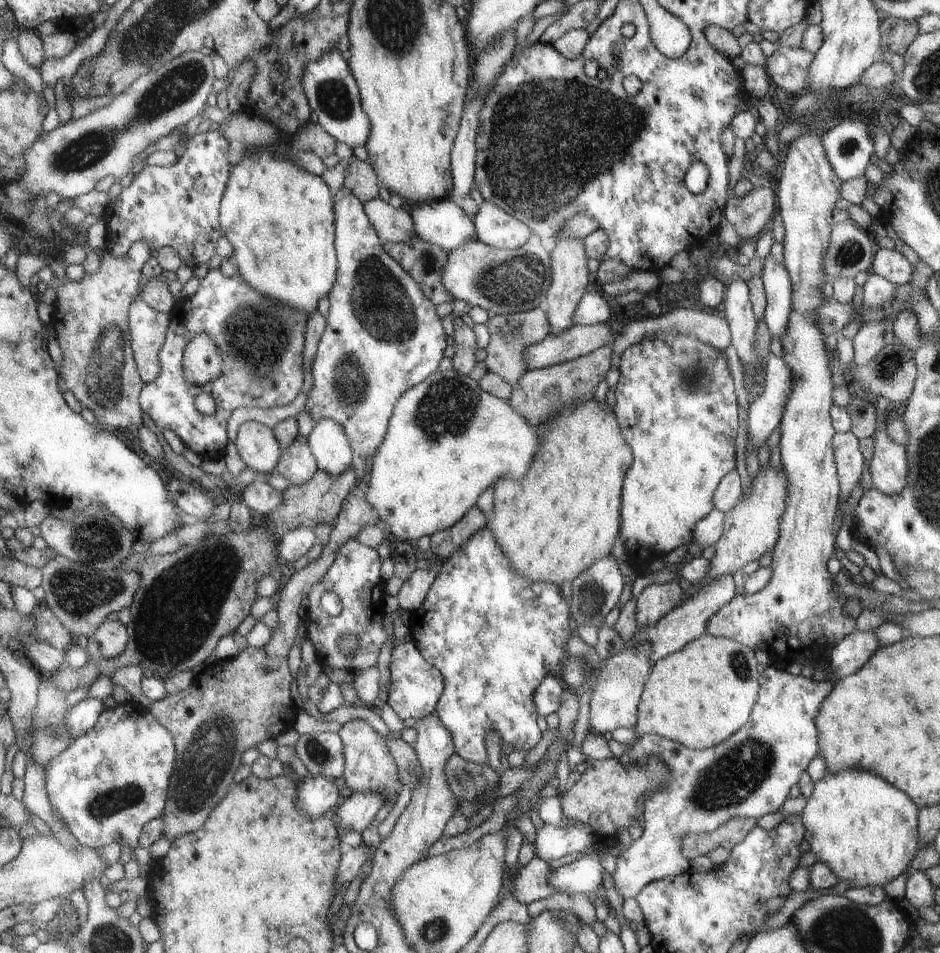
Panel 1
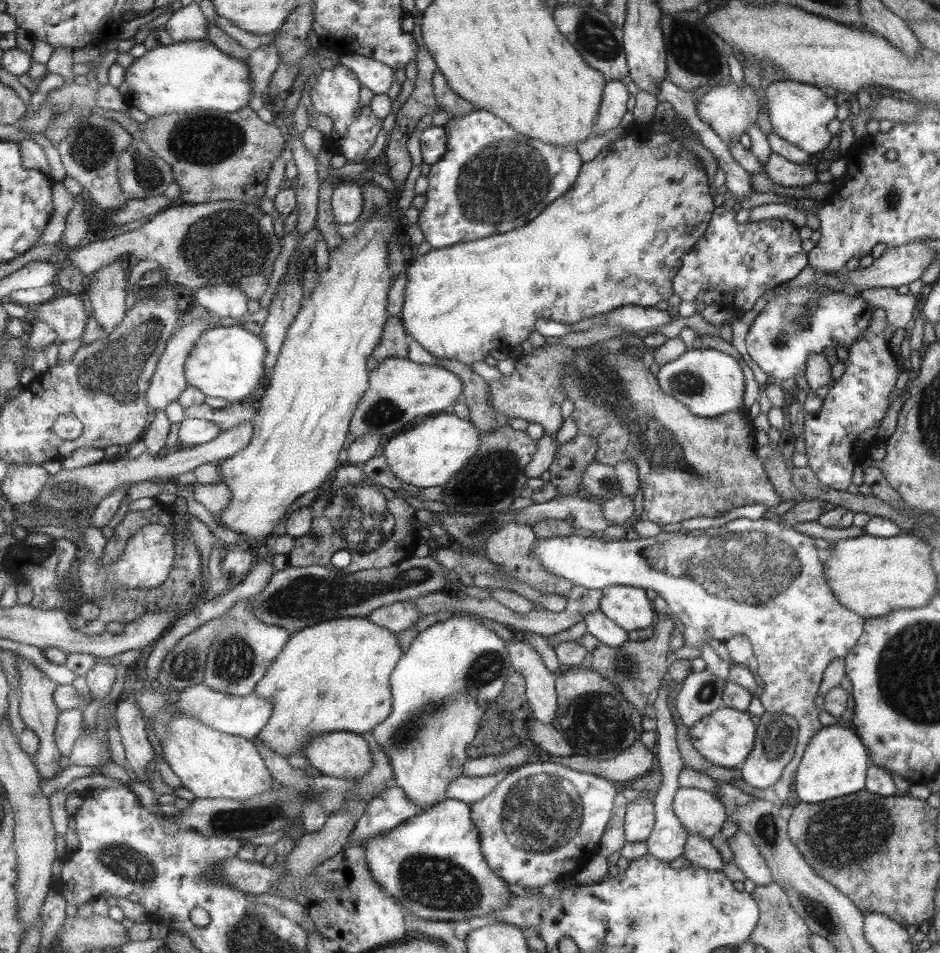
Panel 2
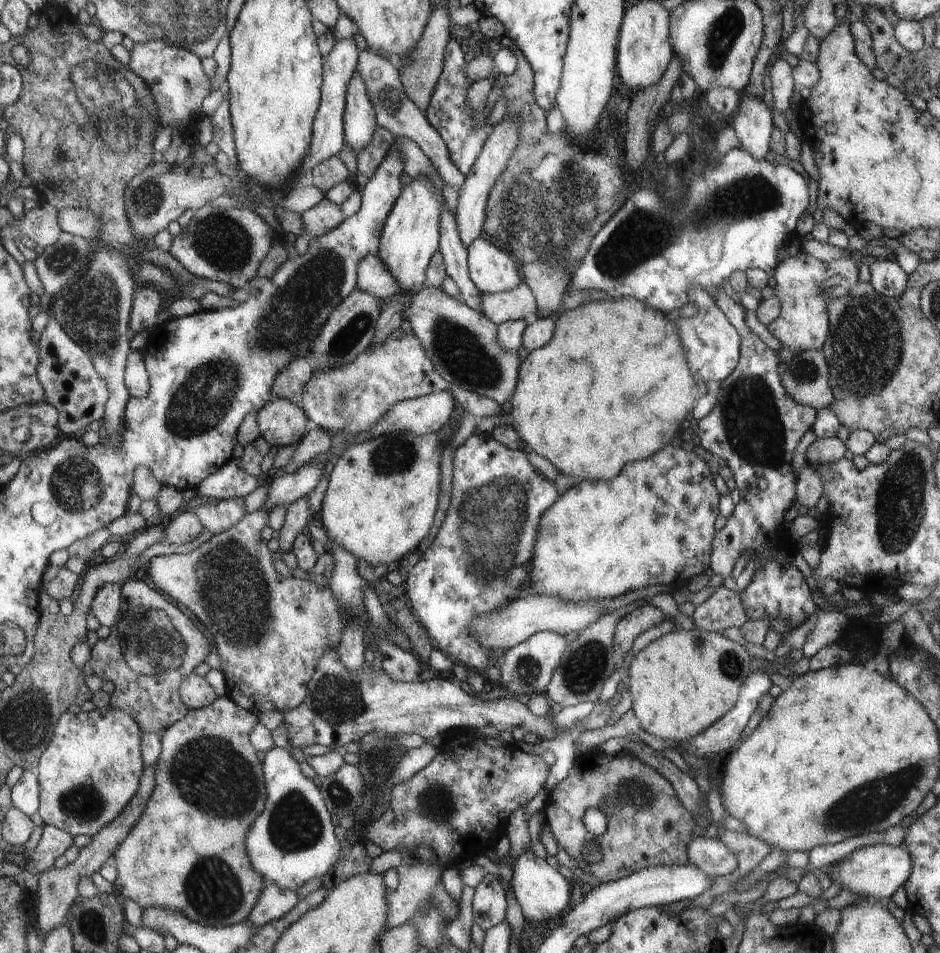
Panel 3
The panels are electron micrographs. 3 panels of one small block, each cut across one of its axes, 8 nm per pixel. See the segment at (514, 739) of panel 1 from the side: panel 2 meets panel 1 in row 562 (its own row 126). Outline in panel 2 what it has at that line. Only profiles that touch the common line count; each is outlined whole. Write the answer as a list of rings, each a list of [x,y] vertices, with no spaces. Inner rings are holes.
[[[475,109],[463,117],[449,119],[443,127],[448,137],[447,151],[437,163],[430,165],[428,189],[424,193],[426,202],[419,210],[416,223],[432,249],[509,233],[528,225],[557,198],[568,193],[577,182],[578,172],[581,172],[582,158],[572,145],[551,145],[528,138],[514,130],[505,119],[498,118],[493,111]]]

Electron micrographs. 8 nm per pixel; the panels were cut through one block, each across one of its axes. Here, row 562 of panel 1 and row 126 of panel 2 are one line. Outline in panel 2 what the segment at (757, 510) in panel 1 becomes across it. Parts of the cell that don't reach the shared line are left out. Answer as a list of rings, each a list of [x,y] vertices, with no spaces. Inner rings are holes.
[[[729,79],[729,85],[720,85],[712,87],[708,93],[703,93],[695,109],[699,114],[700,120],[703,120],[708,126],[711,126],[720,138],[729,146],[738,141],[742,134],[751,127],[752,123],[757,123],[758,111],[761,98],[756,95],[744,81],[743,86],[737,86],[736,82]]]

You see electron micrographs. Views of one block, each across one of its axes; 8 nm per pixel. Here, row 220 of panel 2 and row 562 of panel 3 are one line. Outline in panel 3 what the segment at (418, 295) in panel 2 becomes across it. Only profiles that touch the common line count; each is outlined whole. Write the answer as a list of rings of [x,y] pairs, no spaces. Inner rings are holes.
[[[672,446],[662,448],[662,452],[656,452],[648,460],[624,464],[614,480],[586,480],[572,486],[542,516],[529,578],[530,594],[585,603],[610,600],[655,584],[671,585],[678,578],[690,580],[711,564],[718,498],[720,492],[702,457],[694,451]]]

